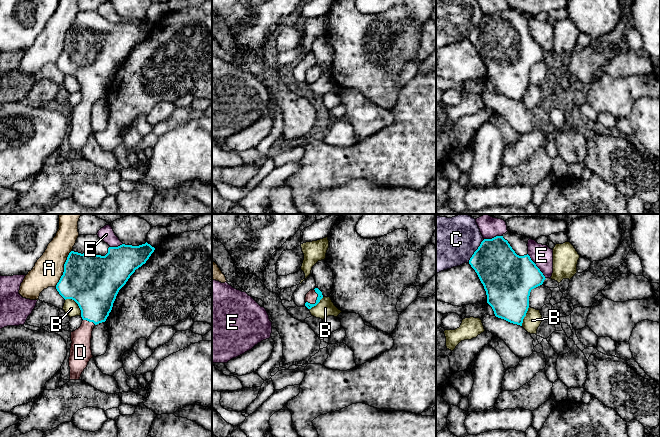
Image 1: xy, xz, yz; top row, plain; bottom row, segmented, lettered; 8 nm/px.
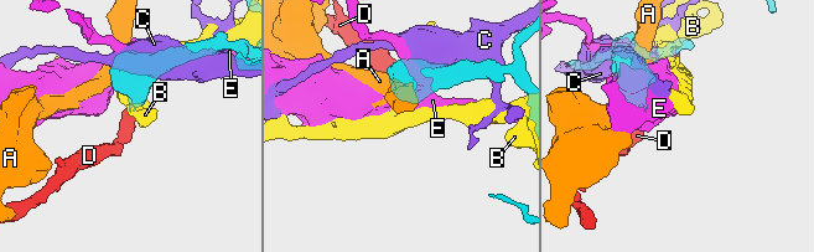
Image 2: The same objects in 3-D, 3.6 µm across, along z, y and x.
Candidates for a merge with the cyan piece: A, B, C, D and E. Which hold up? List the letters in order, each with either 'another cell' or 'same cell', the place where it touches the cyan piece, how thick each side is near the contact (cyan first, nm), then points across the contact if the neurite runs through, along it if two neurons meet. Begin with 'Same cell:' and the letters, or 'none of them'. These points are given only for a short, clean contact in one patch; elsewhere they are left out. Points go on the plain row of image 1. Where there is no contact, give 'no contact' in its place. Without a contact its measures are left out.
Same cell: D
A: another cell | xy (64, 44) | 420/240 nm | along xy (71, 26), (64, 40), (63, 50), (55, 62)
B: another cell | xy (77, 79) | 440/120 nm
C: another cell | yz (476, 26) | 360/360 nm
D: same cell | xz (317, 74) | 50/90 nm | across xz (320, 72), (317, 74), (311, 73)
E: another cell | yz (536, 42) | 400/170 nm

